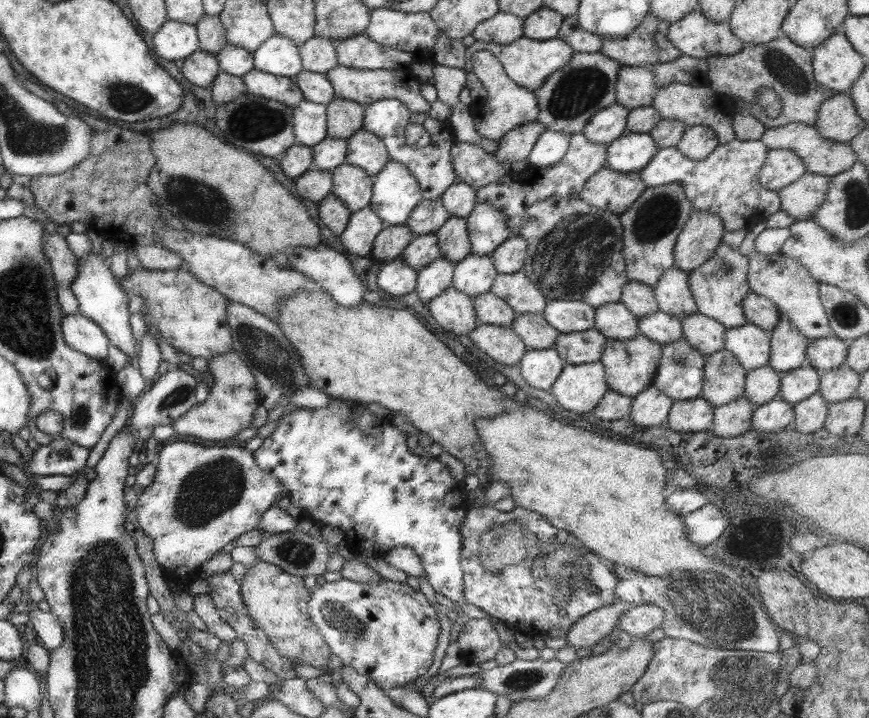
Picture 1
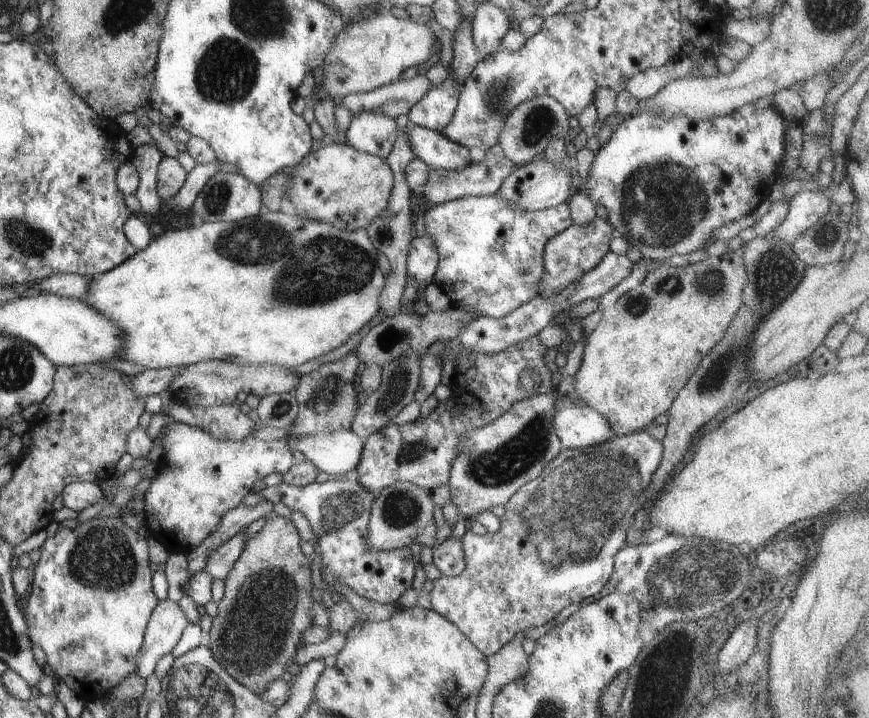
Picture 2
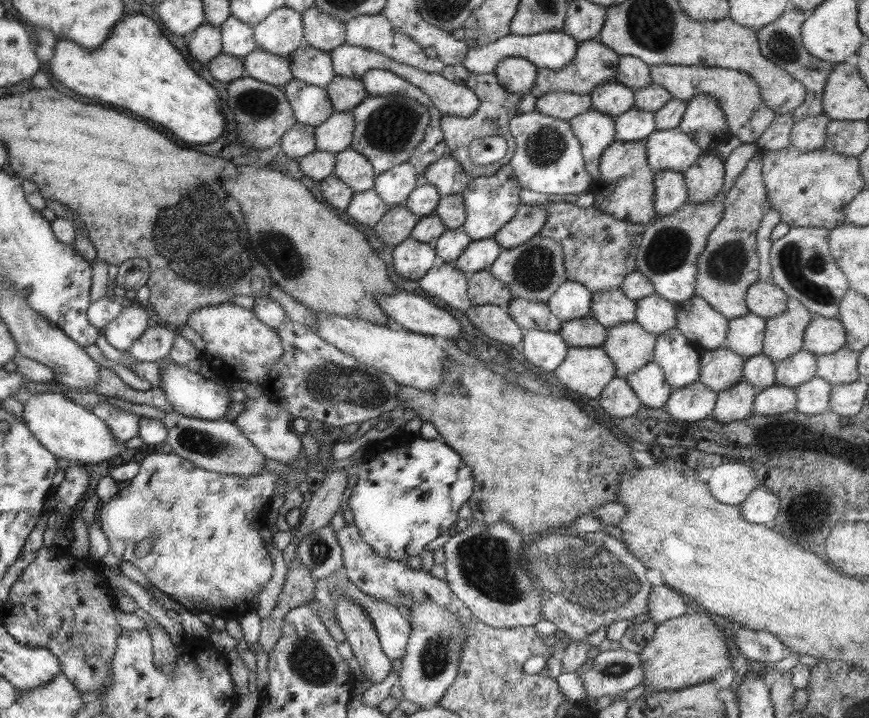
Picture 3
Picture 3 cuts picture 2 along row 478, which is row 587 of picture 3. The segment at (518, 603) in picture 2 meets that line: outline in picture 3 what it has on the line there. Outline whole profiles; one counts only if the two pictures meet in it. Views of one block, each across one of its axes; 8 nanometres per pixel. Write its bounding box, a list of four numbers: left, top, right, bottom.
[520,527,649,642]

